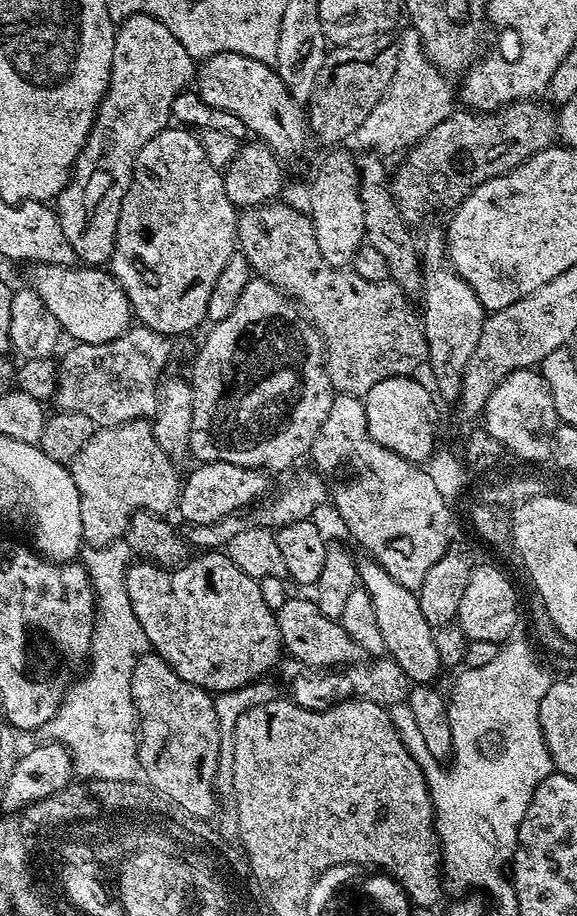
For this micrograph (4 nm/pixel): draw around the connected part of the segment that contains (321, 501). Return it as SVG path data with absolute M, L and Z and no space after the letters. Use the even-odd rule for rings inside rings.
M315 469L302 470L296 473L292 480L273 496L272 500L253 505L248 511L228 515L216 523L188 524L188 532L180 532L181 536L195 549L222 550L228 546L235 535L242 534L242 531L247 528L270 528L275 530L292 522L311 519L316 514L314 512L320 506L327 505L329 501L330 490L326 484L327 481Z

